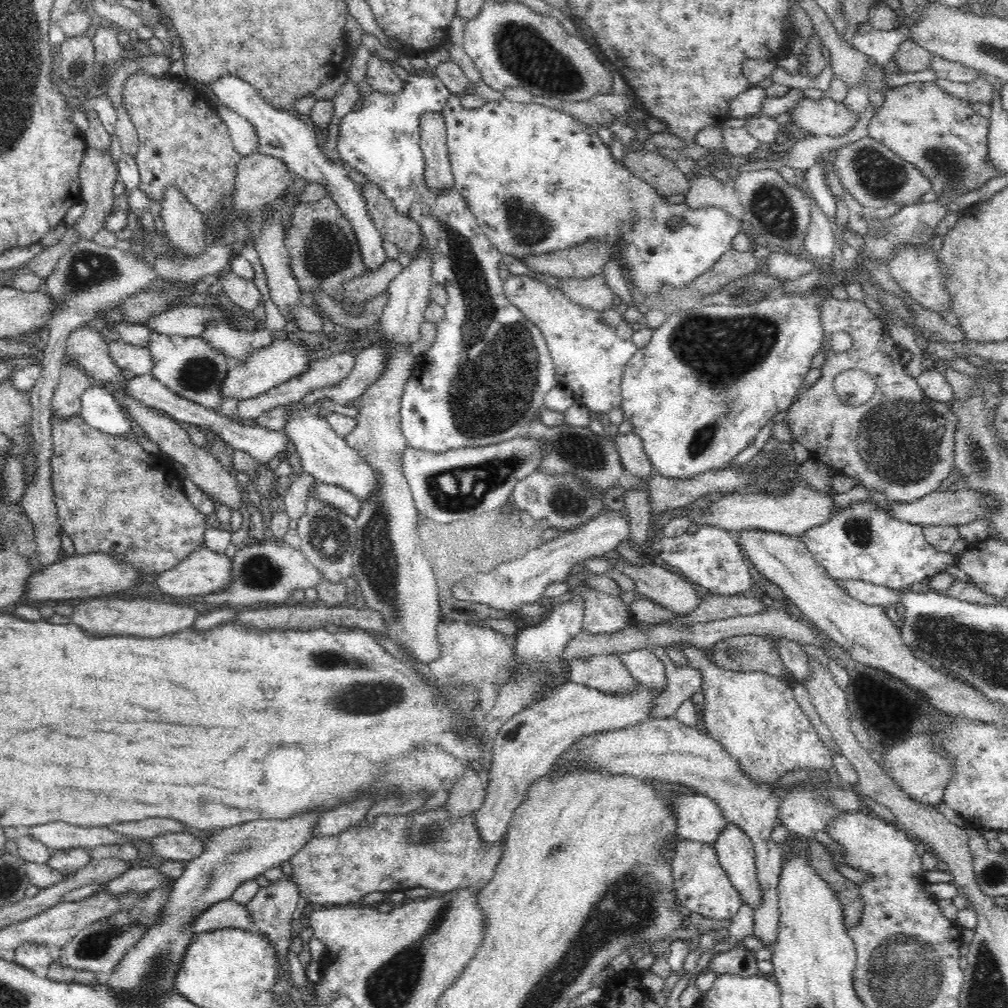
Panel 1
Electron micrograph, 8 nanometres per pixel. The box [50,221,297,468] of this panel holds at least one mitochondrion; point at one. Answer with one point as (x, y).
(88, 270)

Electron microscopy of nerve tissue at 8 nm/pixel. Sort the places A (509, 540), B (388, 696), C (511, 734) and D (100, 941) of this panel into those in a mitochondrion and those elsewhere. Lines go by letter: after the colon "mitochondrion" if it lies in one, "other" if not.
A: other
B: mitochondrion
C: other
D: mitochondrion

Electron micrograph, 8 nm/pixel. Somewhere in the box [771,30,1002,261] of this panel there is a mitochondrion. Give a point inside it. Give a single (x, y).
(876, 174)

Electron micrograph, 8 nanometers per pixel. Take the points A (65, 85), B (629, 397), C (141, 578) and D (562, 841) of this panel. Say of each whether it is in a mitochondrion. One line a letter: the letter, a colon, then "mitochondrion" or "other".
A: other
B: other
C: other
D: mitochondrion

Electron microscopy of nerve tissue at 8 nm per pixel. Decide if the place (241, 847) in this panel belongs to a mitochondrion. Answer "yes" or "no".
yes

